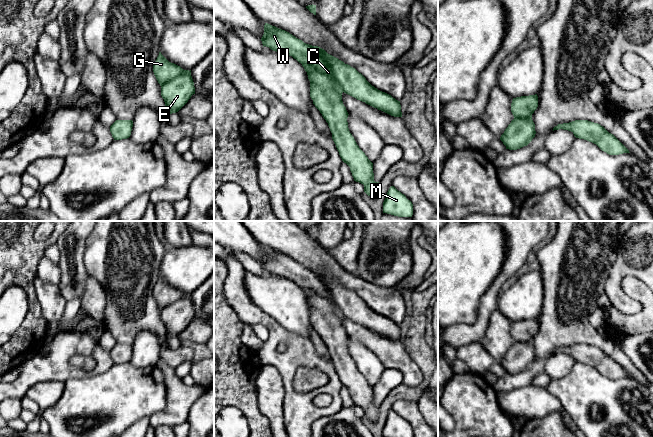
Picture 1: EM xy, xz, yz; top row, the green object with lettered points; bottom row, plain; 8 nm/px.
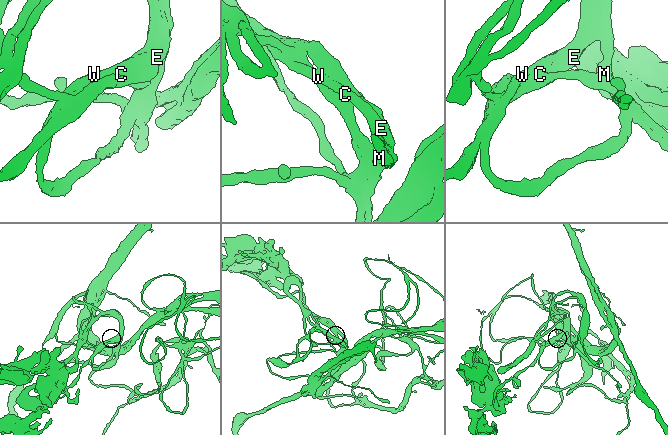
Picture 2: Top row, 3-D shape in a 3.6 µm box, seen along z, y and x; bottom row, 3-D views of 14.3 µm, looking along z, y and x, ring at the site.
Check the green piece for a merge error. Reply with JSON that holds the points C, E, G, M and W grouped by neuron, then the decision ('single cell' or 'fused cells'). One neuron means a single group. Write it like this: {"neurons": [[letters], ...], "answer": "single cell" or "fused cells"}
{"neurons": [["C", "E", "G", "M", "W"]], "answer": "single cell"}

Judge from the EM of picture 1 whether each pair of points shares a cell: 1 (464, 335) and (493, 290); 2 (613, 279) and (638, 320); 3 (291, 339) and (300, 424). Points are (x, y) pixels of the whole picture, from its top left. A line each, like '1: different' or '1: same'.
1: same
2: different
3: same

